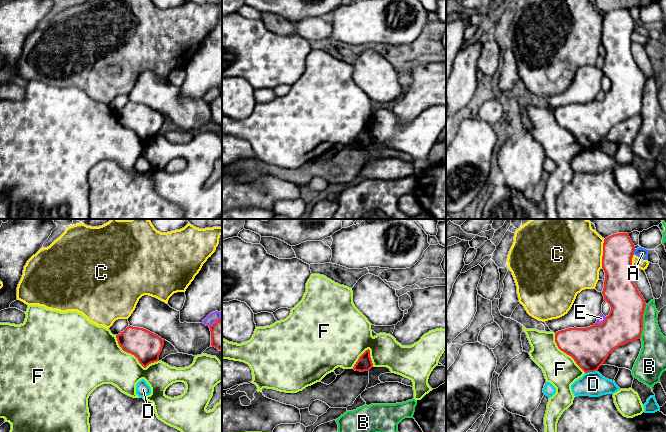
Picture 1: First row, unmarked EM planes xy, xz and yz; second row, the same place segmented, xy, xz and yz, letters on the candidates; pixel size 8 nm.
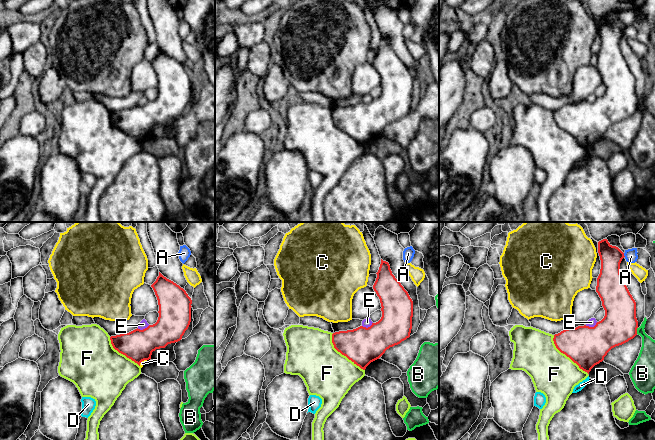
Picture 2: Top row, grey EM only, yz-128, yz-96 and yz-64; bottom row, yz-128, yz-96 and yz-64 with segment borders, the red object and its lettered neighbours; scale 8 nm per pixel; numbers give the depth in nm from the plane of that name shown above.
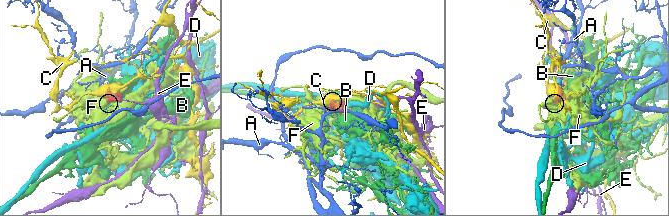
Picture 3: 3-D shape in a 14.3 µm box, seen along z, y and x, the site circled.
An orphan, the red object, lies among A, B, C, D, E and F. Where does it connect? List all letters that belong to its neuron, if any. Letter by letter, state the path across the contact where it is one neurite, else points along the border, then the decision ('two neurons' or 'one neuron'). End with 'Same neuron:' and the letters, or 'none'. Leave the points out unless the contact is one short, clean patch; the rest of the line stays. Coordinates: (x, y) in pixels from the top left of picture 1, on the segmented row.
A: along yz (635, 249), (633, 254) | two neurons
B: two neurons
C: two neurons
D: two neurons
E: two neurons
F: one neuron
Same neuron: F

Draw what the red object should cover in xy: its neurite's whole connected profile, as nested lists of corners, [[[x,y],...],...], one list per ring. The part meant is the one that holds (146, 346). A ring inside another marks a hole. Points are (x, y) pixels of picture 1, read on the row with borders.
[[[129,325],[123,332],[116,335],[116,338],[122,350],[134,355],[144,368],[159,361],[164,339],[158,335]]]

